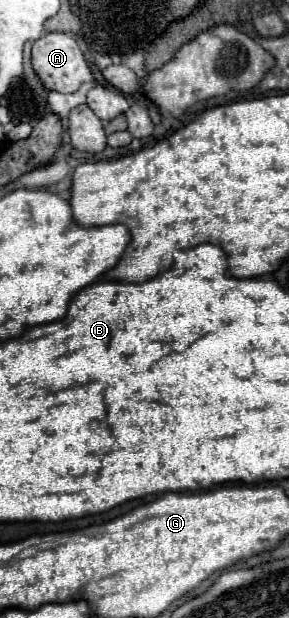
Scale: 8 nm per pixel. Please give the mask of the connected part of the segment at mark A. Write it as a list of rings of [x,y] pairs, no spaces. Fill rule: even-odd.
[[[59,32],[45,34],[37,42],[33,42],[33,68],[43,80],[45,88],[57,90],[57,92],[75,92],[83,82],[95,80],[75,38],[69,34],[59,34]]]

